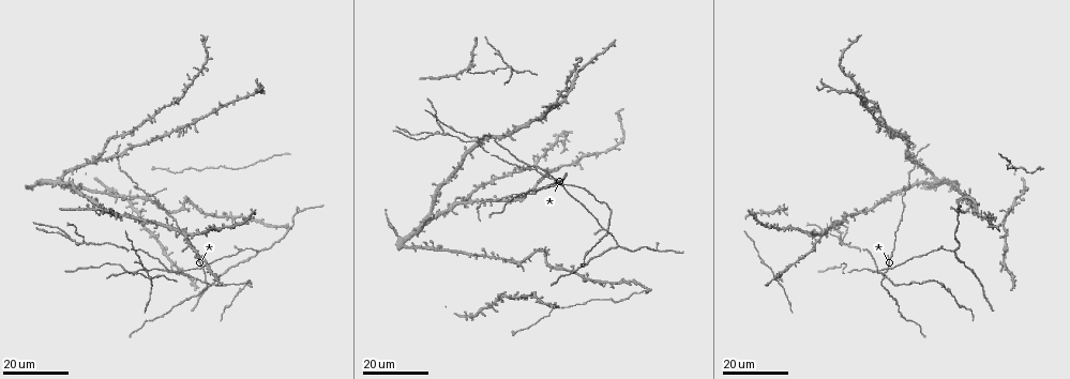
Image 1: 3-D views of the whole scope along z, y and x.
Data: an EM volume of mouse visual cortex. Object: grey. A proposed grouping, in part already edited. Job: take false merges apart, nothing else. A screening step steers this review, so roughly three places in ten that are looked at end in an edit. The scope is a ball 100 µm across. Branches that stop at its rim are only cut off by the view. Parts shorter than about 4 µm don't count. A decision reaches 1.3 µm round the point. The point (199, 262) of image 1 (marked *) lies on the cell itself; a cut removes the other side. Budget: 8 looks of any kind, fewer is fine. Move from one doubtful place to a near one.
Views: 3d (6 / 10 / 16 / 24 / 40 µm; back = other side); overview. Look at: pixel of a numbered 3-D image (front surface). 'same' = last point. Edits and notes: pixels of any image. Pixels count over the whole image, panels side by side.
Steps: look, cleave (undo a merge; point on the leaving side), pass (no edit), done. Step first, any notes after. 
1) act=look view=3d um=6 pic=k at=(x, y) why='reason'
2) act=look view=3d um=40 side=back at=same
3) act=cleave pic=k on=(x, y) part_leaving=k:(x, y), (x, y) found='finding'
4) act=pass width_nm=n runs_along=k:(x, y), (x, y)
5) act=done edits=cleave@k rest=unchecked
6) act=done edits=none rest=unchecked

act=look view=3d um=16 pic=1 at=(533, 169) why='looks like a crossing'

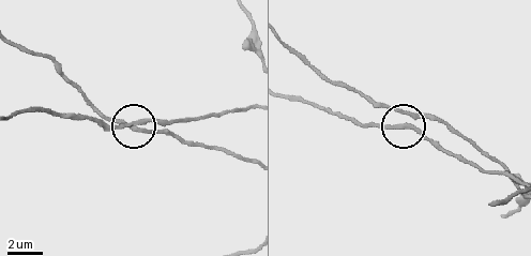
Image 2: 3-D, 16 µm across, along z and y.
act=look view=3d um=10 pic=2 at=(142, 129) why='closer look'

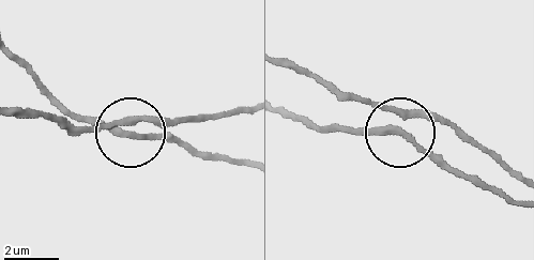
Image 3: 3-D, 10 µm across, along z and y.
act=pass side_arm_um=59 runs_along=3:(246, 106), (191, 119), (150, 119), (131, 131), (182, 140) found='all the same cell'

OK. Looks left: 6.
act=look view=3d um=24 pic=1 at=(149, 197) why='four or more arms meet'

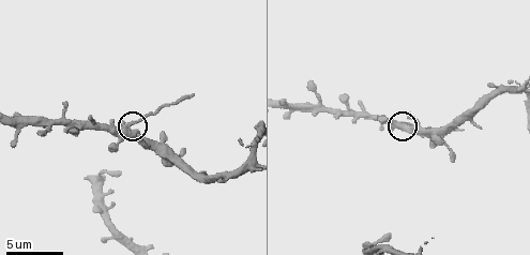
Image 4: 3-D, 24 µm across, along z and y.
act=look view=3d um=10 pic=4 at=(129, 125)

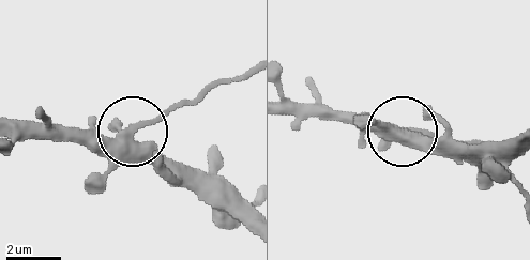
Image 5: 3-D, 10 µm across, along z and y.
act=look view=3d um=6 pic=5 at=(132, 136)

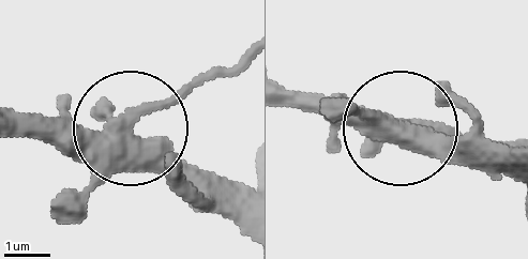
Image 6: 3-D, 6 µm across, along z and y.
act=cleave pic=6 on=(190, 85) width_nm=380 part_leaving=6:(138, 110), (239, 73) found='two cells meet here'

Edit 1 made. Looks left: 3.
act=look view=3d um=16 pic=1 at=(186, 237) why='looks like a crossing'

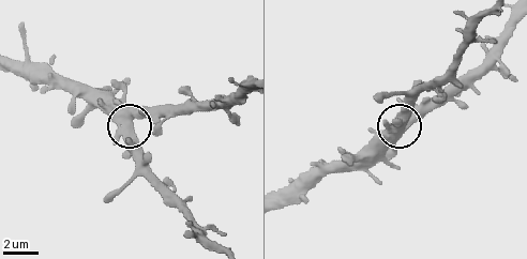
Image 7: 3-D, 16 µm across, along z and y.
act=look view=3d um=6 pic=7 at=(130, 126) why='closer look'

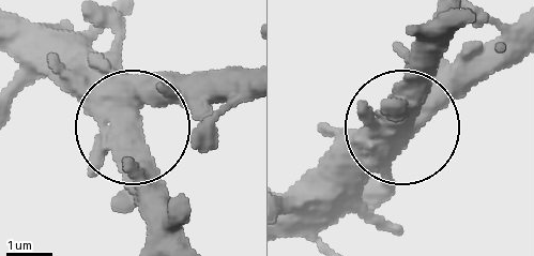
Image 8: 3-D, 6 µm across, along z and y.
act=pass arms=4 runs_along=8:(288, 232), (479, 56) found='one cell here'

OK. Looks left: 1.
act=done edits=cleave@6 rest=unchecked

